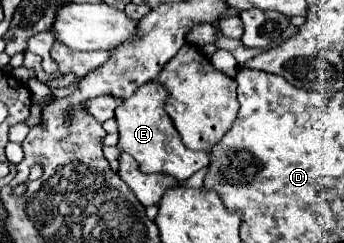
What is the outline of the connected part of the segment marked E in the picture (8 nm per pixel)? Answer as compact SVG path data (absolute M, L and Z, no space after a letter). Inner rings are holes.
M151 80L143 84L131 98L123 100L123 104L115 112L115 120L119 126L119 146L123 152L133 156L139 164L139 170L145 174L169 174L177 178L179 182L191 178L197 170L207 166L207 152L195 152L189 150L181 140L179 134L171 122L171 118L165 112L165 96L167 92L159 82Z

